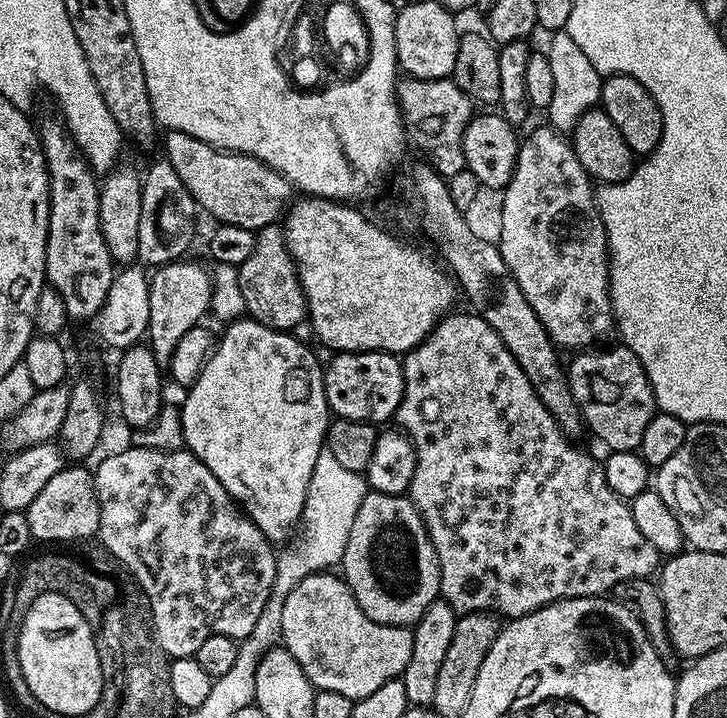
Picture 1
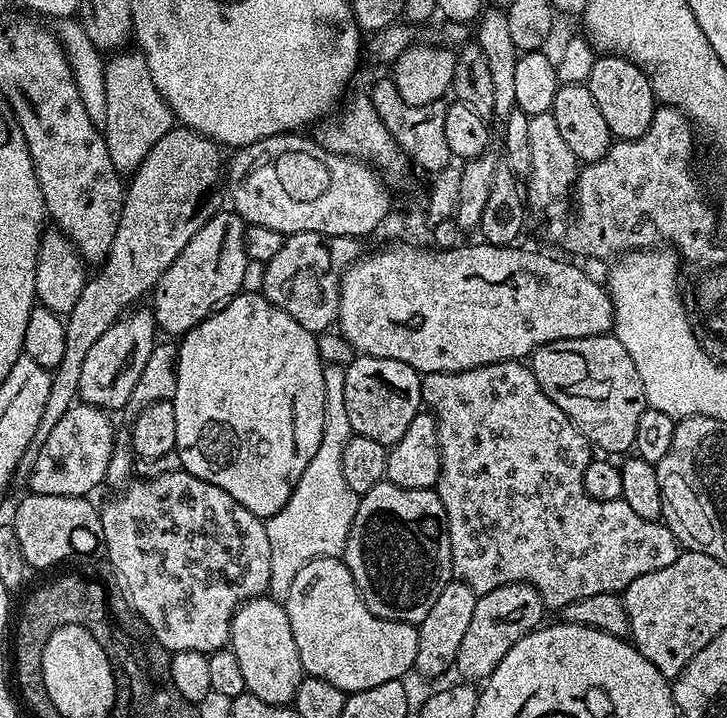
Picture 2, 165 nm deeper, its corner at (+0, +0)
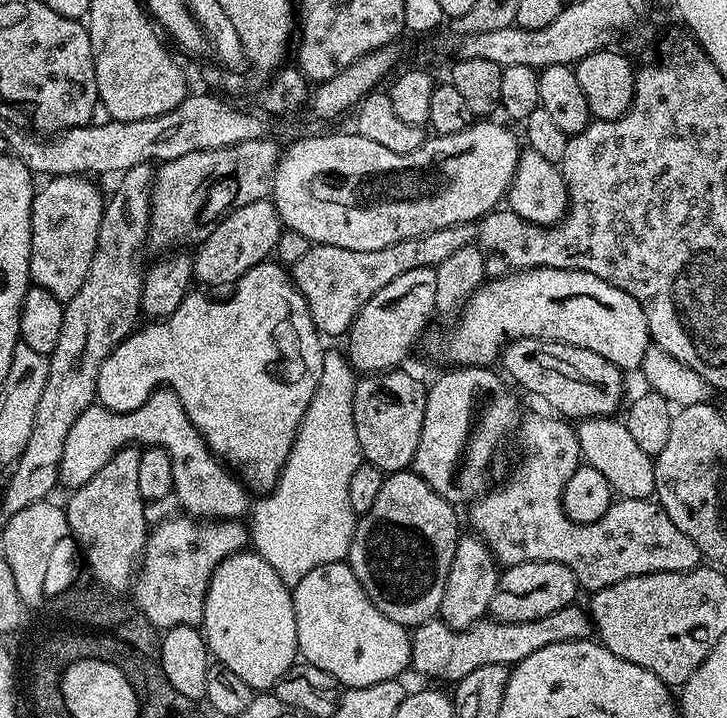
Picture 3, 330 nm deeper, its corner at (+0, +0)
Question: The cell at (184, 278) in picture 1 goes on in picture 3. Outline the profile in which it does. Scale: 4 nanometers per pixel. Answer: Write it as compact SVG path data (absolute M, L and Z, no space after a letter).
M271 199L255 200L233 209L220 225L217 223L213 227L207 238L200 241L194 252L192 275L199 283L201 280L212 288L220 288L223 284L235 285L246 274L246 270L265 263L275 253L282 231L280 215Z

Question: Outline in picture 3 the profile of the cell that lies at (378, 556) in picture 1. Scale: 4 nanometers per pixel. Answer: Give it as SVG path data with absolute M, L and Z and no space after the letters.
M405 470L385 475L374 506L356 521L346 563L370 602L386 618L412 630L439 613L450 562L462 535L456 512L454 505L438 495L418 473Z

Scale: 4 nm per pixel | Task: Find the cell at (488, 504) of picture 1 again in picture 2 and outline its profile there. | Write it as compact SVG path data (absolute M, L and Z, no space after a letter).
M507 360L497 364L478 366L465 372L430 372L420 381L420 398L427 411L436 417L438 430L438 446L440 447L440 476L436 480L434 491L442 498L444 520L448 523L450 534L450 558L452 574L477 594L498 590L498 586L507 584L529 584L538 590L544 599L545 609L559 610L570 606L570 602L578 602L578 598L590 598L590 594L620 594L634 582L634 578L642 578L642 574L650 574L650 570L662 570L662 566L670 566L680 556L682 545L668 529L668 525L660 520L641 518L635 510L630 510L622 499L614 502L598 502L590 498L584 489L584 466L586 455L584 448L589 447L586 437L577 430L574 422L538 386L538 378L534 378L531 367L519 360Z

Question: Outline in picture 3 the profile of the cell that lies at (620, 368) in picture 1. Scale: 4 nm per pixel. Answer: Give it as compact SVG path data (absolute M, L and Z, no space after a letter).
M534 338L510 340L504 346L502 364L503 360L507 379L513 385L521 384L526 391L541 396L553 413L576 422L592 416L612 416L624 396L625 373L614 362L602 358L602 354L582 346Z

